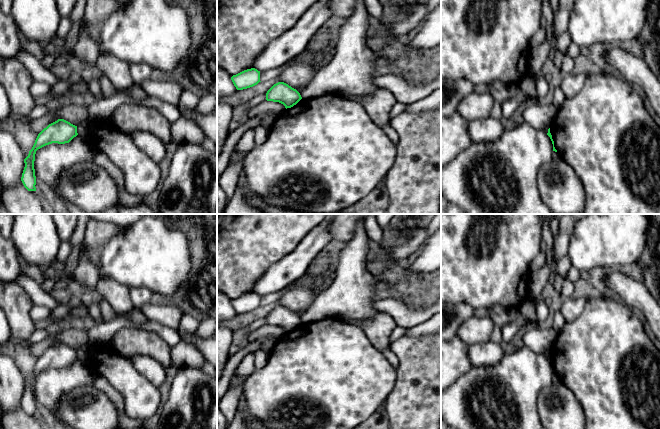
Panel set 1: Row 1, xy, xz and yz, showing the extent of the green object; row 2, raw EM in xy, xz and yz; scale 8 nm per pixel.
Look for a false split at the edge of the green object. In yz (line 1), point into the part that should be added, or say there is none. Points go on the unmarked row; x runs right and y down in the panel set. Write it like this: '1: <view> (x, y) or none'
1: none

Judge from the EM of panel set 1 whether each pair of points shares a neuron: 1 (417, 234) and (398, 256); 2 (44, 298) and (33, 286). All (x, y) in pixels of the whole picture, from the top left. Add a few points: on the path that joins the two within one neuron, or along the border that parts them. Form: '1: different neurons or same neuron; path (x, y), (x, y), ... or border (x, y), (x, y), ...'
1: same neuron; path (412, 239), (400, 251)
2: same neuron; path (41, 295), (35, 289)

